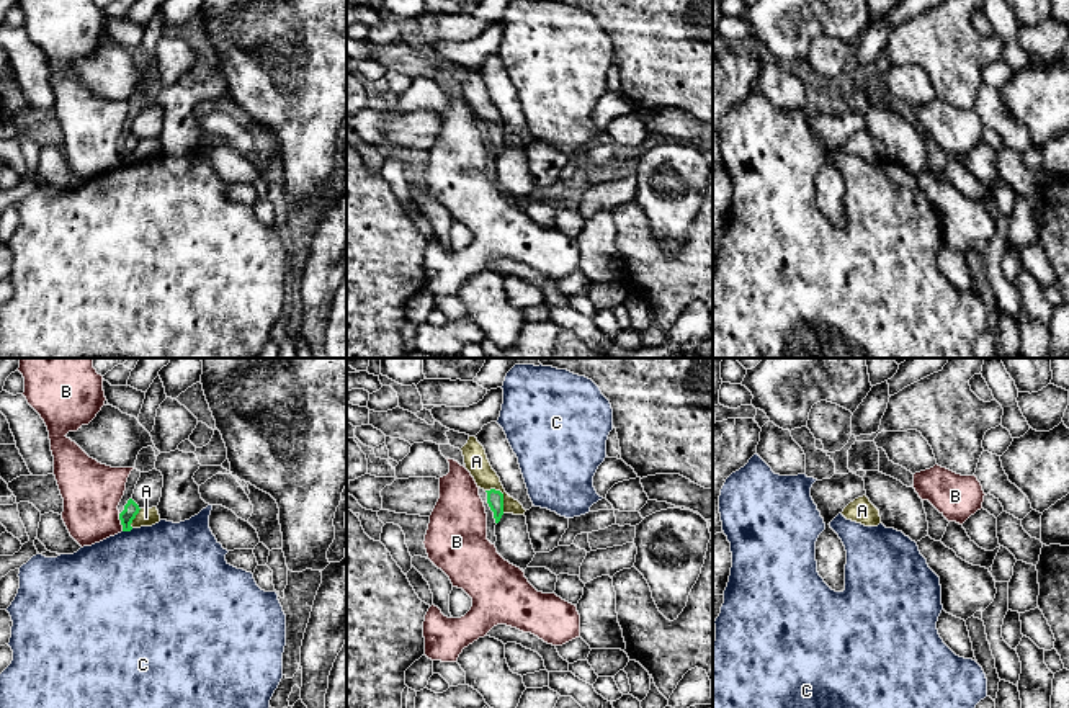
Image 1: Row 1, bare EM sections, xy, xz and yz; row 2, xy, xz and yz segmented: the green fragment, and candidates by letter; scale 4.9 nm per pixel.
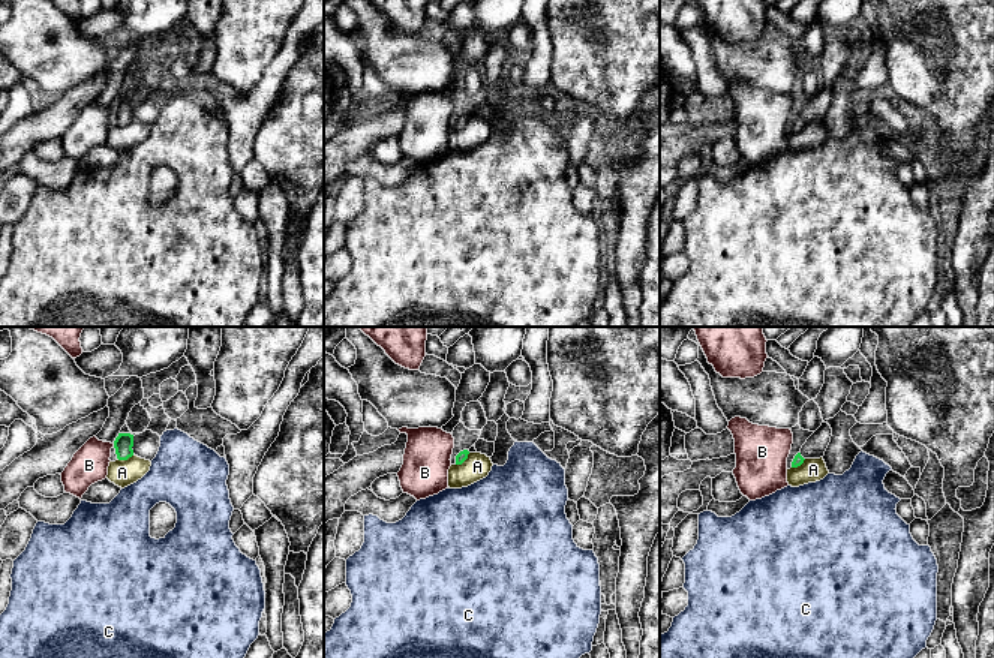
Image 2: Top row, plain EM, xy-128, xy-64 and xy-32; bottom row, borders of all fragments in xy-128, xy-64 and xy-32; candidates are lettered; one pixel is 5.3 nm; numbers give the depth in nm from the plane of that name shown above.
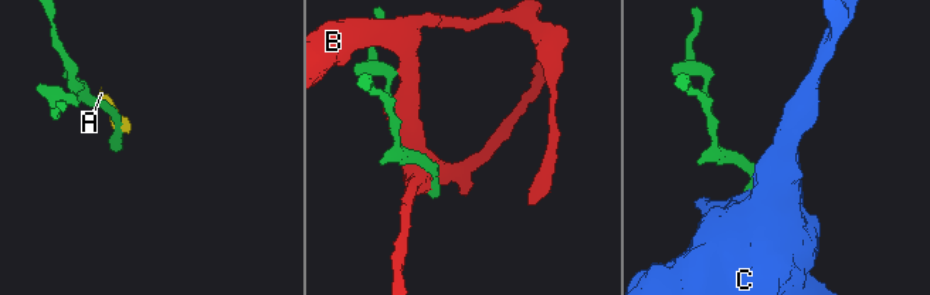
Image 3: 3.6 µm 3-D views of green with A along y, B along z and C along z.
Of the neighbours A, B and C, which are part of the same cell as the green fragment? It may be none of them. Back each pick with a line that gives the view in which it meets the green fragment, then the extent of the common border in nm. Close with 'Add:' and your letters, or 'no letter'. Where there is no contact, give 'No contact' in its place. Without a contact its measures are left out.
Add: no letter

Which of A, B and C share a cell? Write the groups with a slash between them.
A / B / C

